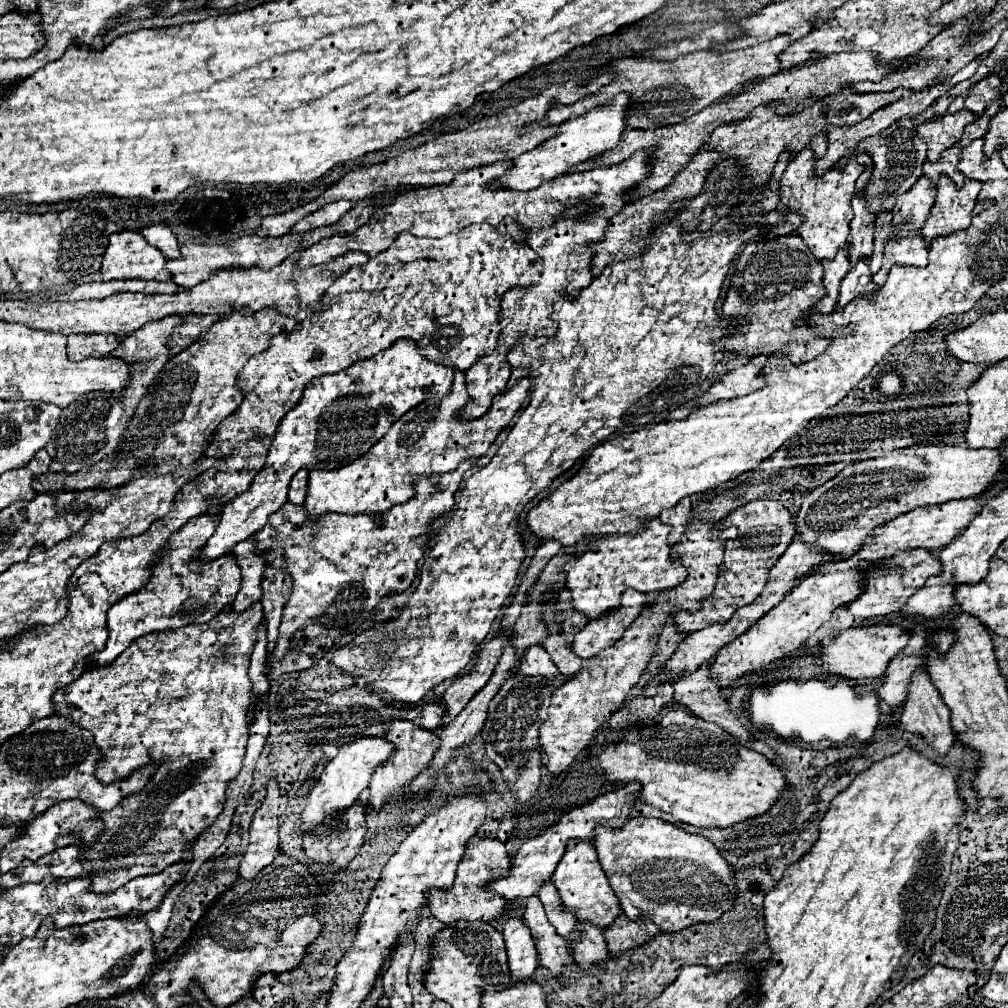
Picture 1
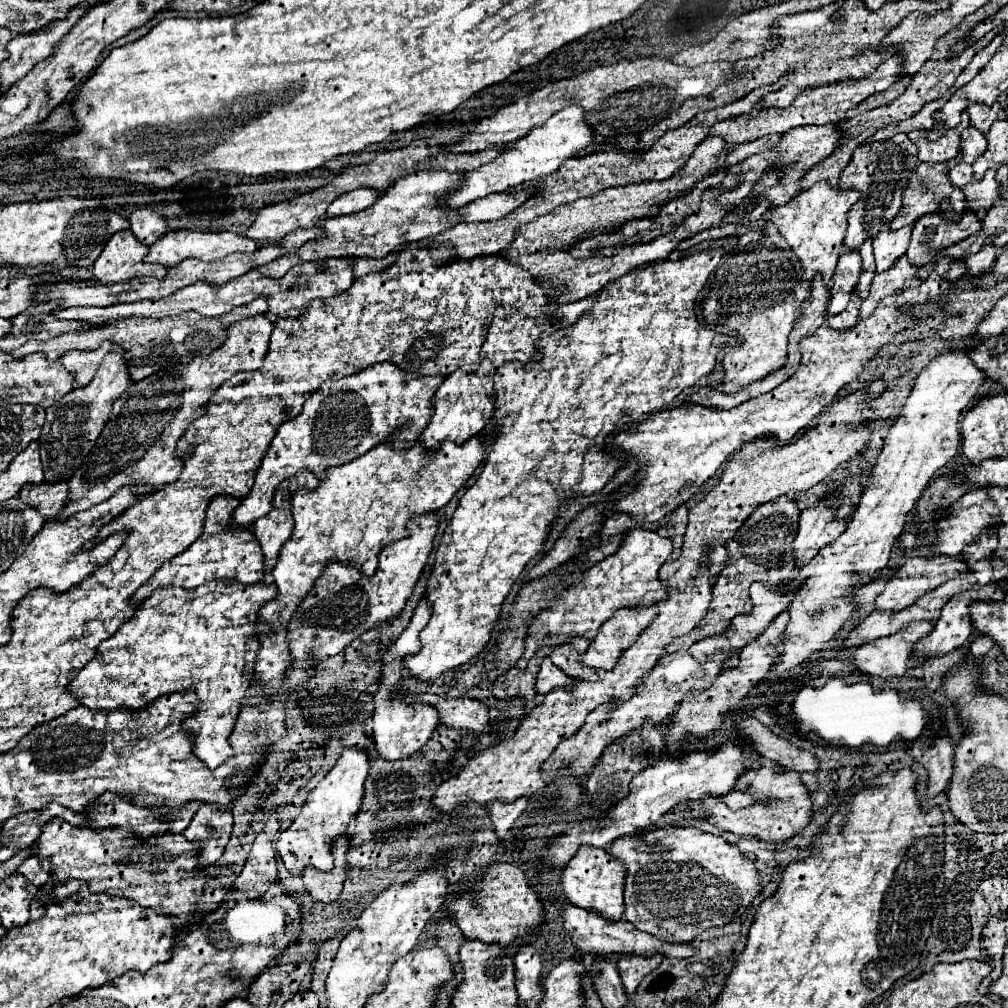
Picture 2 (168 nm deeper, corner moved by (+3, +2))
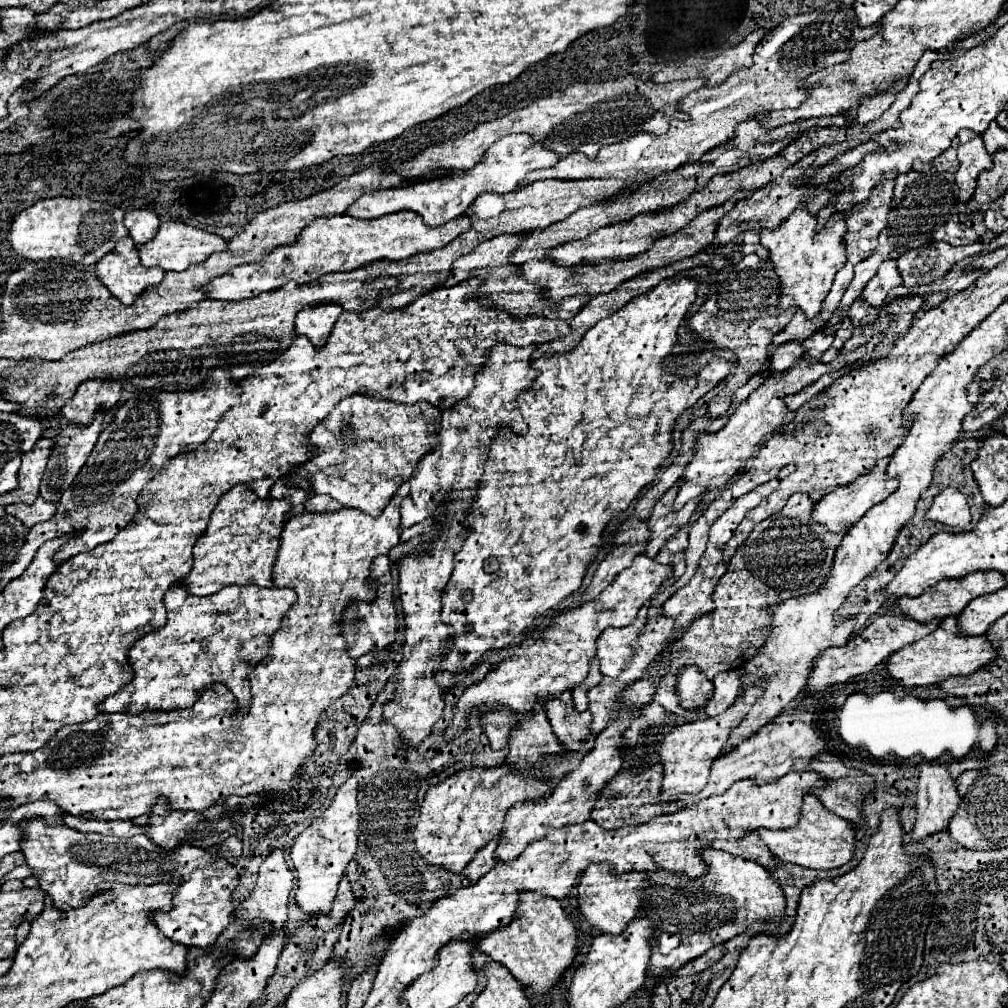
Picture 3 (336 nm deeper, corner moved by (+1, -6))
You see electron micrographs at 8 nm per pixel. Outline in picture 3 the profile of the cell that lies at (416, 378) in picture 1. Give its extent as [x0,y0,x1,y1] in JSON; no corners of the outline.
[290,396,440,516]

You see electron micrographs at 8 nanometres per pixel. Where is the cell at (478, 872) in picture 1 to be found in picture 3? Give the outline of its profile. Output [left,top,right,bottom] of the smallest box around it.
[478,892,578,994]

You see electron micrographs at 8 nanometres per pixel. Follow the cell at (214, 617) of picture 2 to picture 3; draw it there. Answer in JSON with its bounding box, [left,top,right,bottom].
[100,582,296,714]

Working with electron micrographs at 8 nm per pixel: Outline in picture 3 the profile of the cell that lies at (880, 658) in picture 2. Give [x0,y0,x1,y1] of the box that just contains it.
[886,618,998,688]

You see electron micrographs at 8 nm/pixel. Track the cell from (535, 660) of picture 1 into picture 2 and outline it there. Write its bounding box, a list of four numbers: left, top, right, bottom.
[536,656,572,694]

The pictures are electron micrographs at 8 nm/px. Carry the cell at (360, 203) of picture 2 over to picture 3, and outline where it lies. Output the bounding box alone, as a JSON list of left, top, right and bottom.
[348,134,560,226]

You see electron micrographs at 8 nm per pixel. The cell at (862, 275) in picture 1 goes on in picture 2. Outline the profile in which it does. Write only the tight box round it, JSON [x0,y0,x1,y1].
[828,290,862,330]

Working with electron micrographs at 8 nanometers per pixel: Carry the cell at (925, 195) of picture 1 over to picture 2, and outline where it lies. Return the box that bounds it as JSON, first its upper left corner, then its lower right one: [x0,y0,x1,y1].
[874,222,912,272]

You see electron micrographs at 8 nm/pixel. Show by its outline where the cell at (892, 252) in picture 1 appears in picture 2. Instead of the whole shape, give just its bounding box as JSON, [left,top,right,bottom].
[860,254,920,320]

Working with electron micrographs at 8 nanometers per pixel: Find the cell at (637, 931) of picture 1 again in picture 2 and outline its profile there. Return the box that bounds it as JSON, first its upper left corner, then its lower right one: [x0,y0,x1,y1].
[616,954,662,994]

